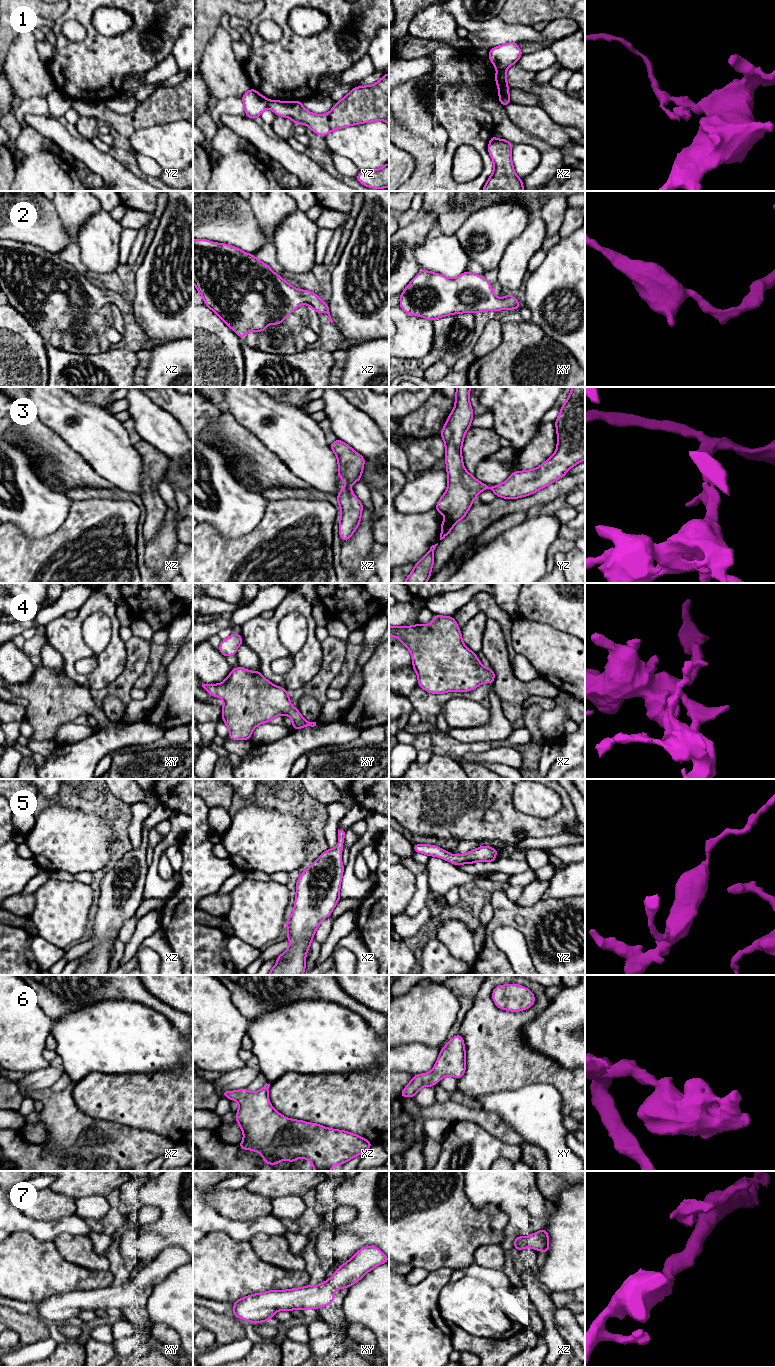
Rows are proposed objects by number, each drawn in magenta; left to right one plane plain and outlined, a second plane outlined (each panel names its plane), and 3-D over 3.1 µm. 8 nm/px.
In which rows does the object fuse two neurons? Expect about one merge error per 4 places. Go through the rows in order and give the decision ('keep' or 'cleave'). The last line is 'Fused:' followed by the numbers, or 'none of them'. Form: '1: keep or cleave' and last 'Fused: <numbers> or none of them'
1: cleave
2: keep
3: keep
4: keep
5: keep
6: keep
7: keep
Fused: 1

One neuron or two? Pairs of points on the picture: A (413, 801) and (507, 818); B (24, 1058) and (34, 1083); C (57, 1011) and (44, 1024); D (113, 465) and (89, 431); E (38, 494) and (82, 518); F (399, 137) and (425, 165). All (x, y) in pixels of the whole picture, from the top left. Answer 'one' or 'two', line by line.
A: one
B: two
C: two
D: one
E: two
F: one

